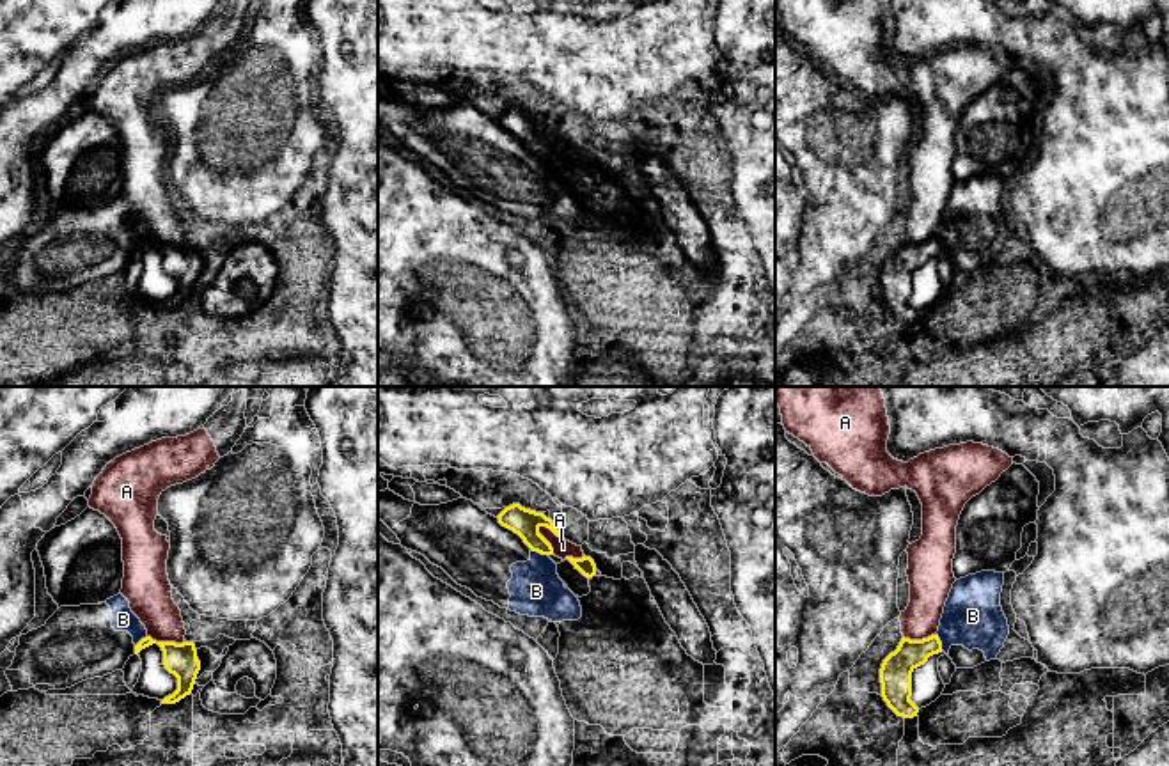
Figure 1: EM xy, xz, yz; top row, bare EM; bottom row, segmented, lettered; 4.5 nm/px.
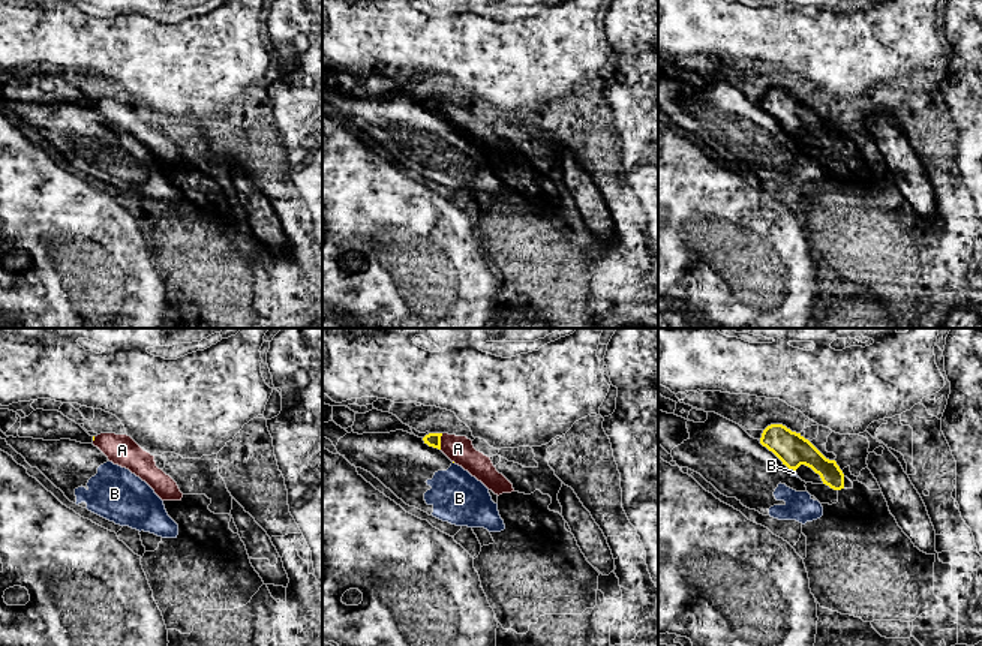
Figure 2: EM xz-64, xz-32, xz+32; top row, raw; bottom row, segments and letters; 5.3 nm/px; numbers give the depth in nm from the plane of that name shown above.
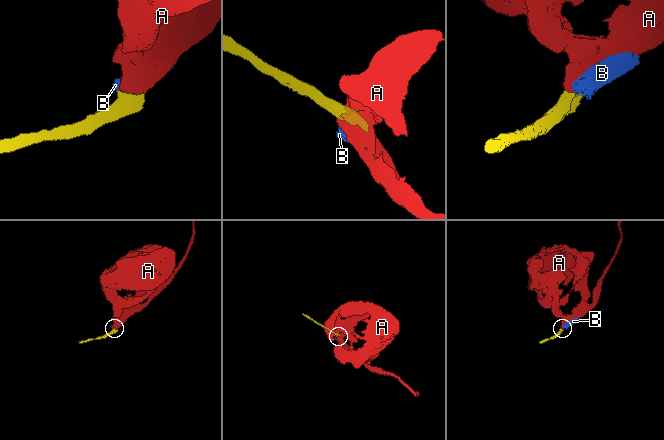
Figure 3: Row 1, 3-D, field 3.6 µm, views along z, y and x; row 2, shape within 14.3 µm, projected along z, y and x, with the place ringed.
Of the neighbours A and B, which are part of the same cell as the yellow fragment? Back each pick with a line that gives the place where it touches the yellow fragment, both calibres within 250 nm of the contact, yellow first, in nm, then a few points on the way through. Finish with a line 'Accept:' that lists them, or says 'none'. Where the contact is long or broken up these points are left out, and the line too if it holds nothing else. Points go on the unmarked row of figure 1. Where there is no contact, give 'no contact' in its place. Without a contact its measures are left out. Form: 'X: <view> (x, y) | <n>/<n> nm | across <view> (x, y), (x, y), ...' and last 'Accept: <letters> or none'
Accept: none

